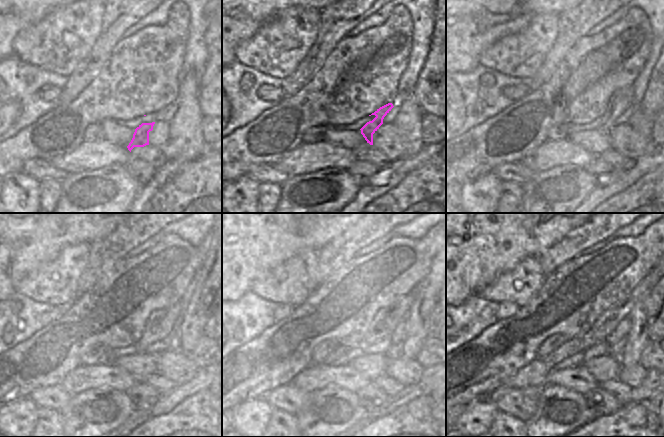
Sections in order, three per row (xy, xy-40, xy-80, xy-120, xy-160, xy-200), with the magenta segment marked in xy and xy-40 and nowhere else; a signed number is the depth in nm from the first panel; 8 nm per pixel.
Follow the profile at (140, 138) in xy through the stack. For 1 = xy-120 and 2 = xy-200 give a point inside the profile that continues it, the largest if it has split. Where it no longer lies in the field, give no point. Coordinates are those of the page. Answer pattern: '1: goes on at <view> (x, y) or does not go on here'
1: goes on at xy-120 (160, 323)
2: goes on at xy-200 (607, 322)

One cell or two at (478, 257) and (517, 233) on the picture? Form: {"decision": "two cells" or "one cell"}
{"decision": "one cell"}

